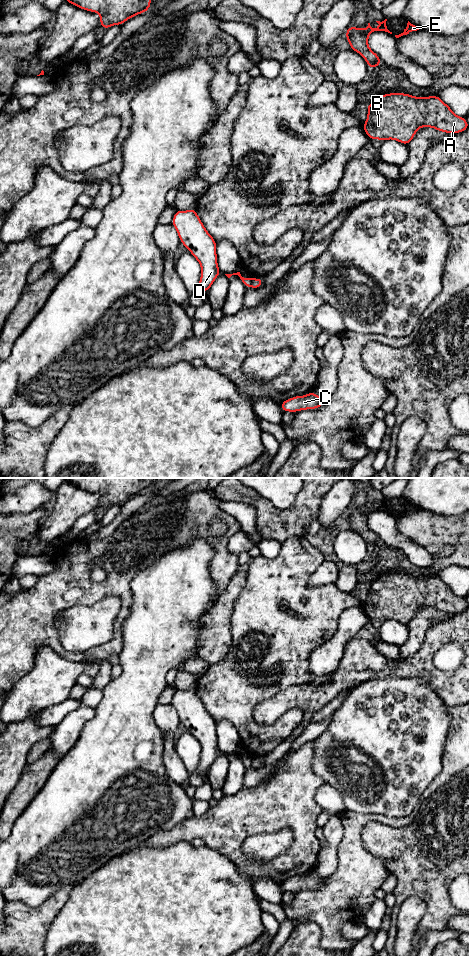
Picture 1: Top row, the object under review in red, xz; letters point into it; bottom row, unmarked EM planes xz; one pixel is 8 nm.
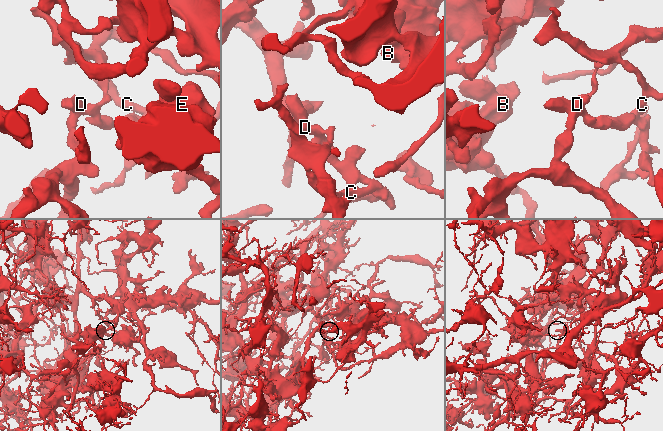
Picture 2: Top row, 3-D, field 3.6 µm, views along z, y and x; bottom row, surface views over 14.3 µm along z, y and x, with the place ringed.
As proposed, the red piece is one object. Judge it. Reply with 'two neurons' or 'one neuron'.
two neurons

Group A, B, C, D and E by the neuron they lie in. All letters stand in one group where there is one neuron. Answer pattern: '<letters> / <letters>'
A B C E / D

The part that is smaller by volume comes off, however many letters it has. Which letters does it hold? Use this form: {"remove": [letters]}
{"remove": ["D"]}

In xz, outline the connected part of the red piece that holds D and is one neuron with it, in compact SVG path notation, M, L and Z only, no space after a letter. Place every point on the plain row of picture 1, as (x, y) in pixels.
M196 689L176 690L172 705L181 723L201 745L201 757L195 773L208 771L221 753L217 743L216 721L207 712Z

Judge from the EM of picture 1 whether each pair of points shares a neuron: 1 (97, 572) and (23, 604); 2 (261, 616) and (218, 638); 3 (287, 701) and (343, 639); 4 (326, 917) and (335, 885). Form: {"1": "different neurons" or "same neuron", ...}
{"1": "different neurons", "2": "different neurons", "3": "different neurons", "4": "same neuron"}

